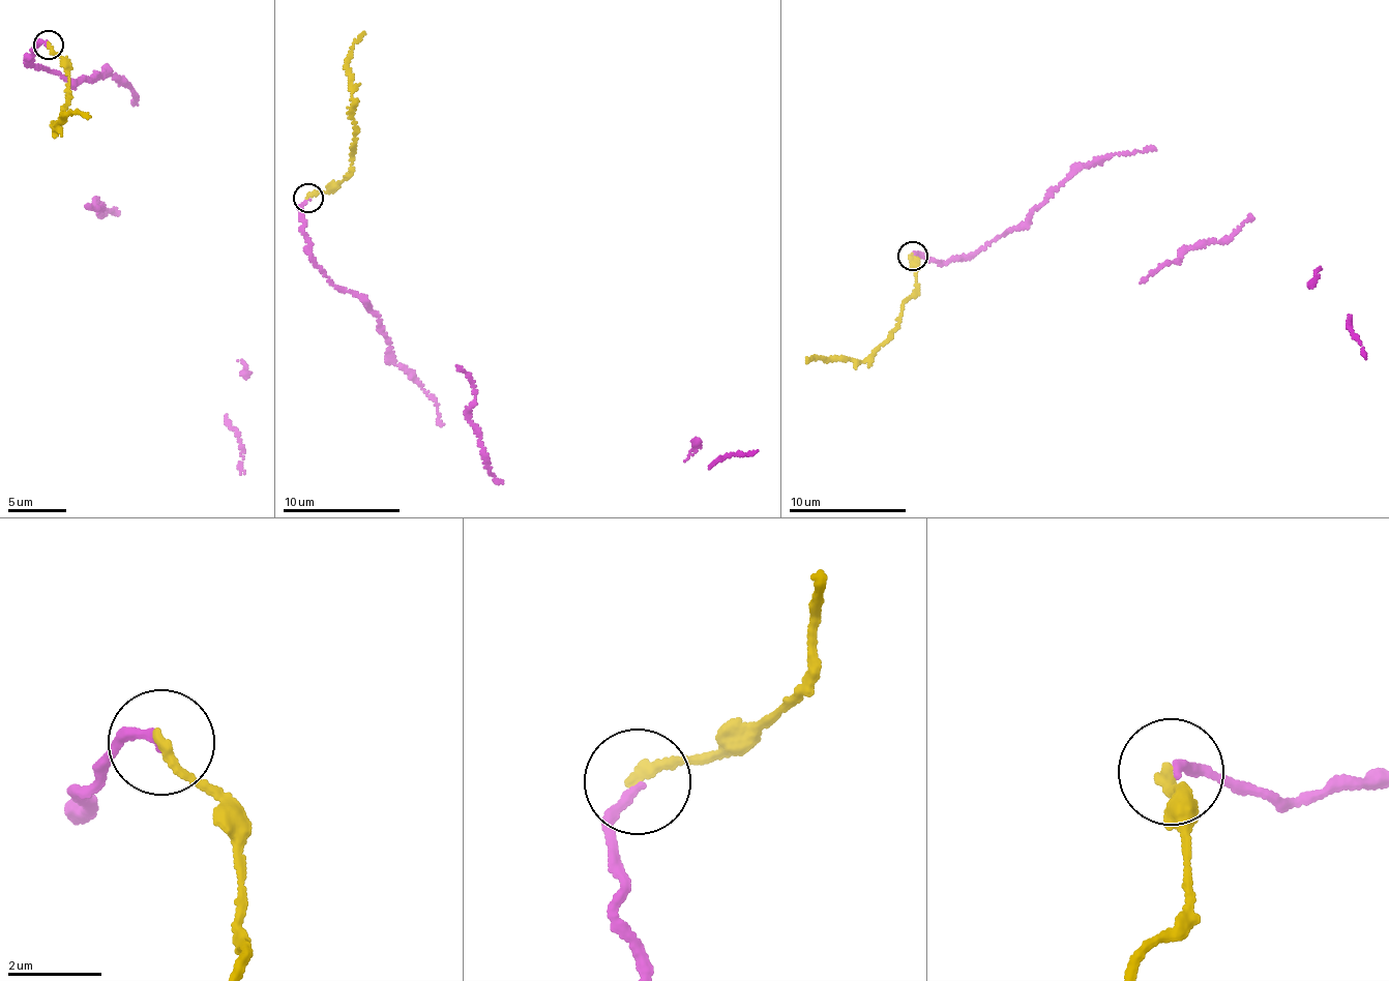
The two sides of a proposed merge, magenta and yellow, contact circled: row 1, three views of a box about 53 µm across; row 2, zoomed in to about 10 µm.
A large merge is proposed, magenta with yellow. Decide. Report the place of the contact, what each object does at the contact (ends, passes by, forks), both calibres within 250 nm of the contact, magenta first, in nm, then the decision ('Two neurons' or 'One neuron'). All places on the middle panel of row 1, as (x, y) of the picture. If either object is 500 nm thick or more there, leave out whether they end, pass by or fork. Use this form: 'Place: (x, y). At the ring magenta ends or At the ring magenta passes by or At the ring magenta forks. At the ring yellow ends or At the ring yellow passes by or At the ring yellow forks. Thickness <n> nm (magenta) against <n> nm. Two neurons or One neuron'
Place: (307, 198). At the ring magenta ends. At the ring yellow ends. Thickness 190 nm (magenta) against 200 nm. One neuron

